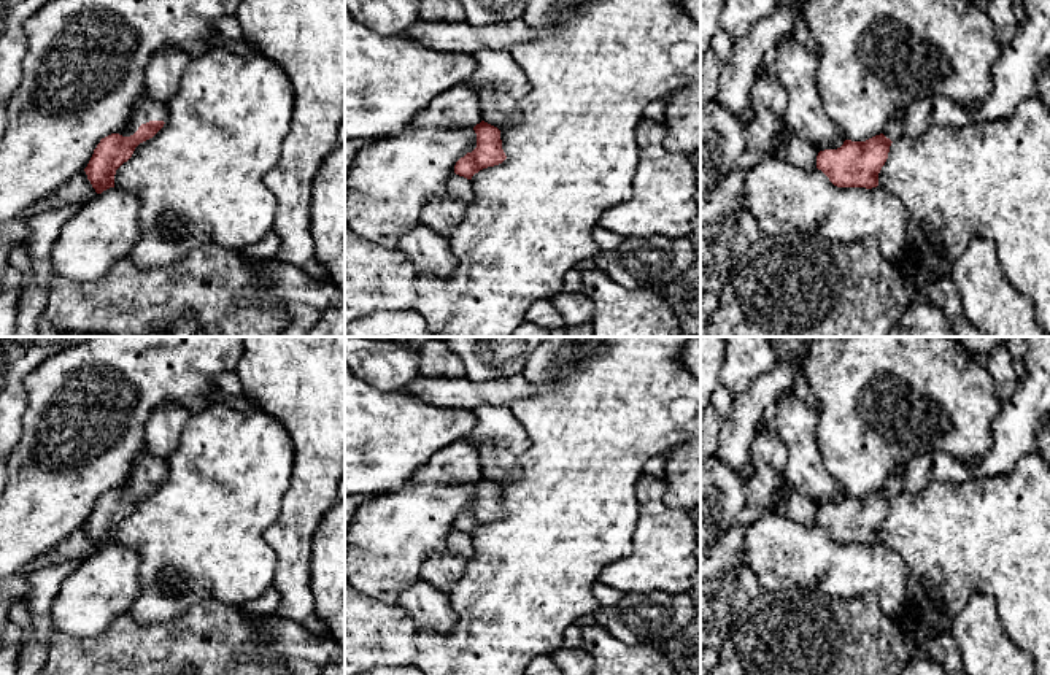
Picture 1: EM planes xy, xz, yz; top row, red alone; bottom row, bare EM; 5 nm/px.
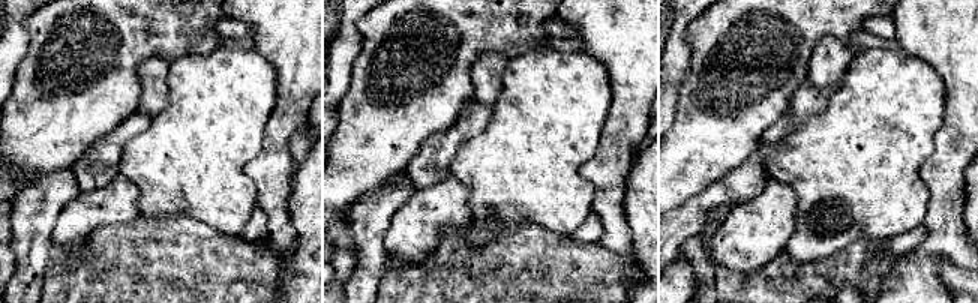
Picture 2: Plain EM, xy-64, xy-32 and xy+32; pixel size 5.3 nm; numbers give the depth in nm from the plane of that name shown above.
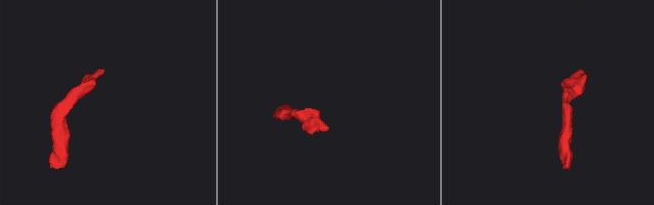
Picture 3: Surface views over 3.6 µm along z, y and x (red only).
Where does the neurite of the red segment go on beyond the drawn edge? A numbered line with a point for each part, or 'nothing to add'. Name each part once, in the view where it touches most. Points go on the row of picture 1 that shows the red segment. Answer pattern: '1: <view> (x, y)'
1: xy (146, 110)

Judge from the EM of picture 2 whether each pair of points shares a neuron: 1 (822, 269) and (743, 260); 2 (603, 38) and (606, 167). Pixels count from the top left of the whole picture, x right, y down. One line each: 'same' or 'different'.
1: different
2: same

